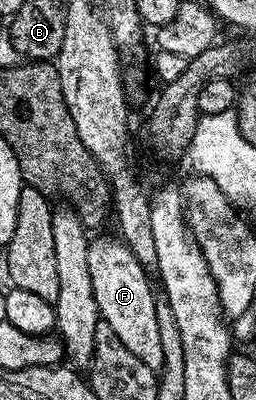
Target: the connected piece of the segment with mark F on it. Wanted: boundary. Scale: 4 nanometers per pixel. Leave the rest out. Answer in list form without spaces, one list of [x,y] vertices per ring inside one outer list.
[[[120,237],[96,238],[89,244],[87,268],[91,268],[91,284],[95,288],[95,304],[101,317],[115,331],[115,336],[123,340],[123,348],[133,353],[147,368],[160,371],[165,362],[163,339],[159,337],[159,316],[157,315],[158,295],[153,295],[146,267],[135,260],[135,252],[127,248]]]

